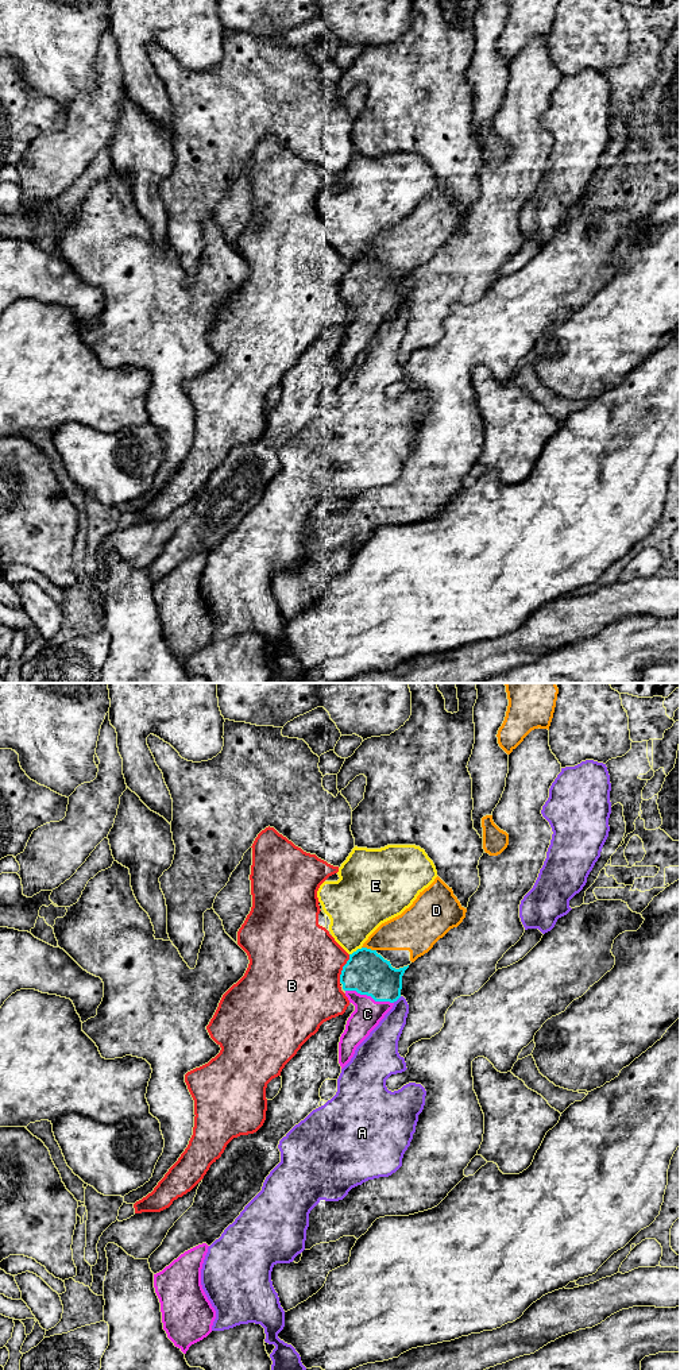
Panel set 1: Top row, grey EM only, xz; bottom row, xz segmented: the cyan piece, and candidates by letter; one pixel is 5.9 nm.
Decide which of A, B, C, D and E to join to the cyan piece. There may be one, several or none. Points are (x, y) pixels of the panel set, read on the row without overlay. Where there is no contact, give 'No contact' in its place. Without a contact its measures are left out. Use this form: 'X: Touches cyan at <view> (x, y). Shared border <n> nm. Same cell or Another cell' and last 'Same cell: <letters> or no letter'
A: Touches cyan at xz (397, 308). Shared border 70 nm. Another cell
B: Touches cyan at xz (343, 277). Shared border 180 nm. Another cell
C: Touches cyan at xz (370, 304). Shared border 300 nm. Same cell
D: Touches cyan at xz (369, 258). Shared border 90 nm. Another cell
E: Touches cyan at xz (356, 259). Shared border 90 nm. Another cell
Same cell: C

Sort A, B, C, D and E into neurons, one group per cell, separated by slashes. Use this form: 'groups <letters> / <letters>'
groups A / B / C / D / E

